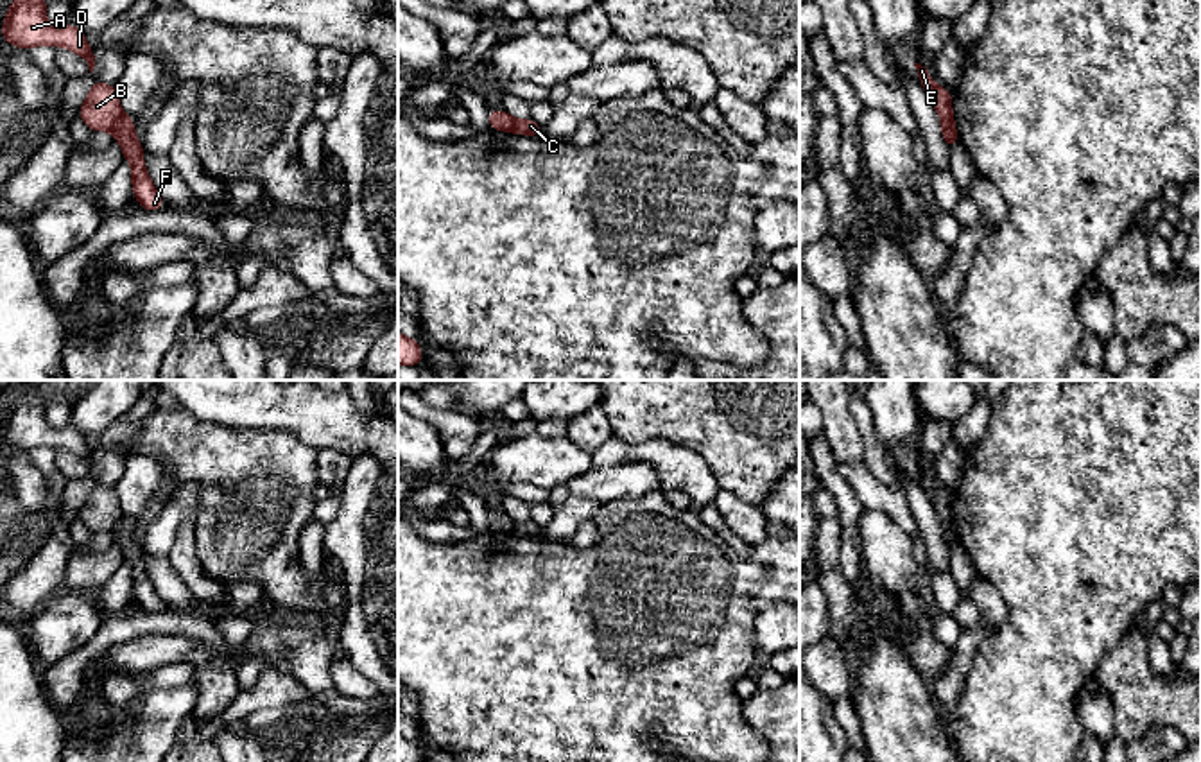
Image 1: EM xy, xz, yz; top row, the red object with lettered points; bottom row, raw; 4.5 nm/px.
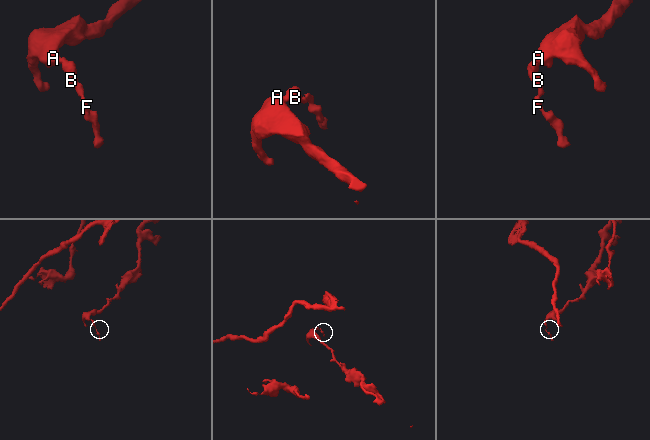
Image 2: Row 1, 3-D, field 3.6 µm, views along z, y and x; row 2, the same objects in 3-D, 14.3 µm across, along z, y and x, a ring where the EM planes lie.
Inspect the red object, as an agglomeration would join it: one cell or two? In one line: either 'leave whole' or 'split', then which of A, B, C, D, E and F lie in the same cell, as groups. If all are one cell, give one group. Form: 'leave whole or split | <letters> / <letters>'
split | A B D E / C F

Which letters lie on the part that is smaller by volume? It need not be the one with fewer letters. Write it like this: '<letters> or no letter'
C, F

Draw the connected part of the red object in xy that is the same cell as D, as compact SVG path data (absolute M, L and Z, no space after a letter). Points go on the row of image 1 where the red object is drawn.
M14 0L7 9L2 27L2 39L11 45L29 50L38 45L66 47L70 52L86 59L90 74L95 68L93 48L84 39L84 34L72 23L57 29L45 18L47 0Z

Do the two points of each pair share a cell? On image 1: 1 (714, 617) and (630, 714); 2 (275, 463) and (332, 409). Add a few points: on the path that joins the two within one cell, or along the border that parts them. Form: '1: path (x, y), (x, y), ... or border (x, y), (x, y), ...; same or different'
1: path (691, 640), (682, 649), (682, 657), (648, 691); same
2: border (257, 429), (284, 429), (318, 450); different

